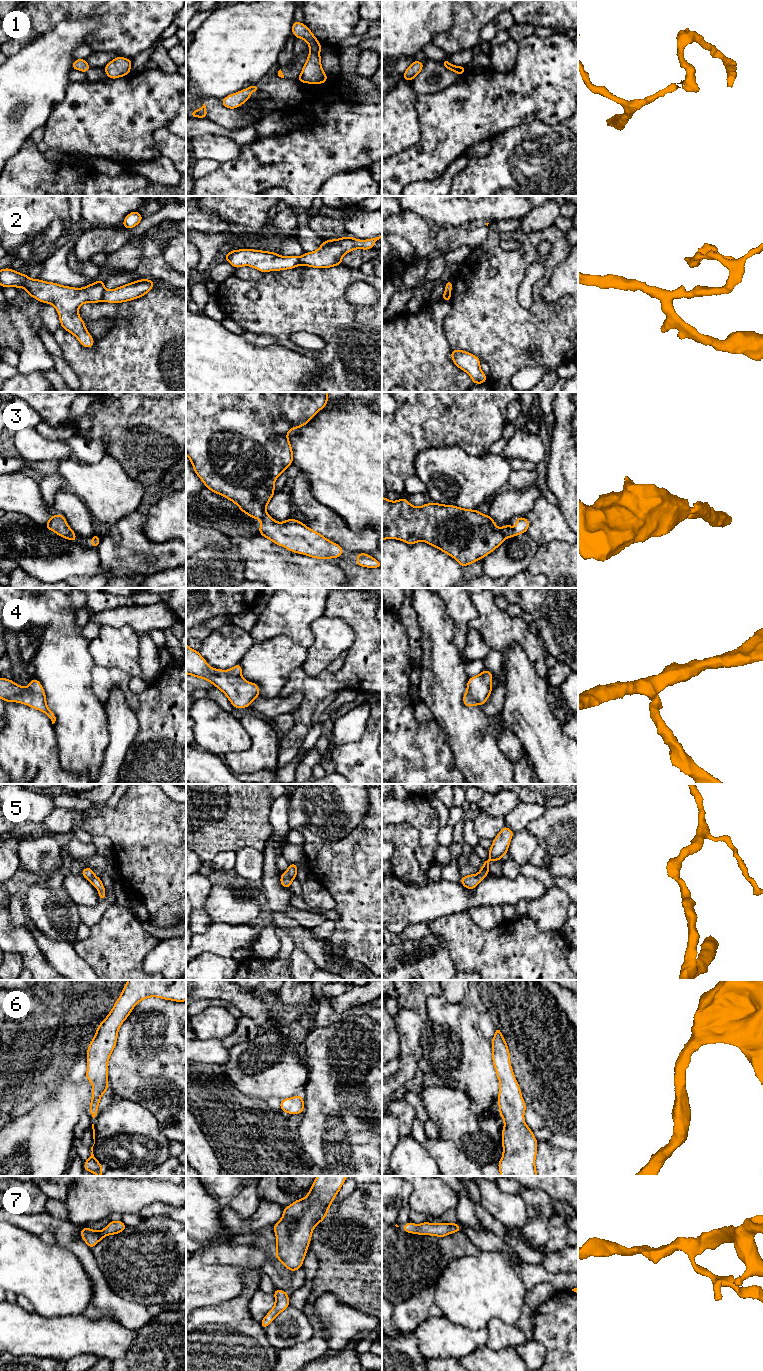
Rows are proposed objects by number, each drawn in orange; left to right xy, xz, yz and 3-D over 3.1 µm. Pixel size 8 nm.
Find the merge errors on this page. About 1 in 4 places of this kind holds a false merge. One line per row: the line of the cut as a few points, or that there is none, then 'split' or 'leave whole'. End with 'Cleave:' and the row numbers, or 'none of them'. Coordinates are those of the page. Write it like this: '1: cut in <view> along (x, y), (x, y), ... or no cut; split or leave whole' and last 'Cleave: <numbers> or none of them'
1: cut in xz along (299, 75), (300, 79); split
2: cut in xy along (105, 290), (102, 300); split
3: no cut; leave whole
4: no cut; leave whole
5: no cut; leave whole
6: no cut; leave whole
7: no cut; leave whole
Cleave: 1, 2

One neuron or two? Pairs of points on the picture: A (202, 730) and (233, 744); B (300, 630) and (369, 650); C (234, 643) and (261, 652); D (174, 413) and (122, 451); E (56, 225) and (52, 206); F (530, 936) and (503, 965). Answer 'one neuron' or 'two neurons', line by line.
A: one neuron
B: two neurons
C: two neurons
D: one neuron
E: two neurons
F: one neuron

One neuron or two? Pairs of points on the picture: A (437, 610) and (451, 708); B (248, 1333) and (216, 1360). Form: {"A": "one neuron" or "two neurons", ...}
{"A": "one neuron", "B": "one neuron"}

